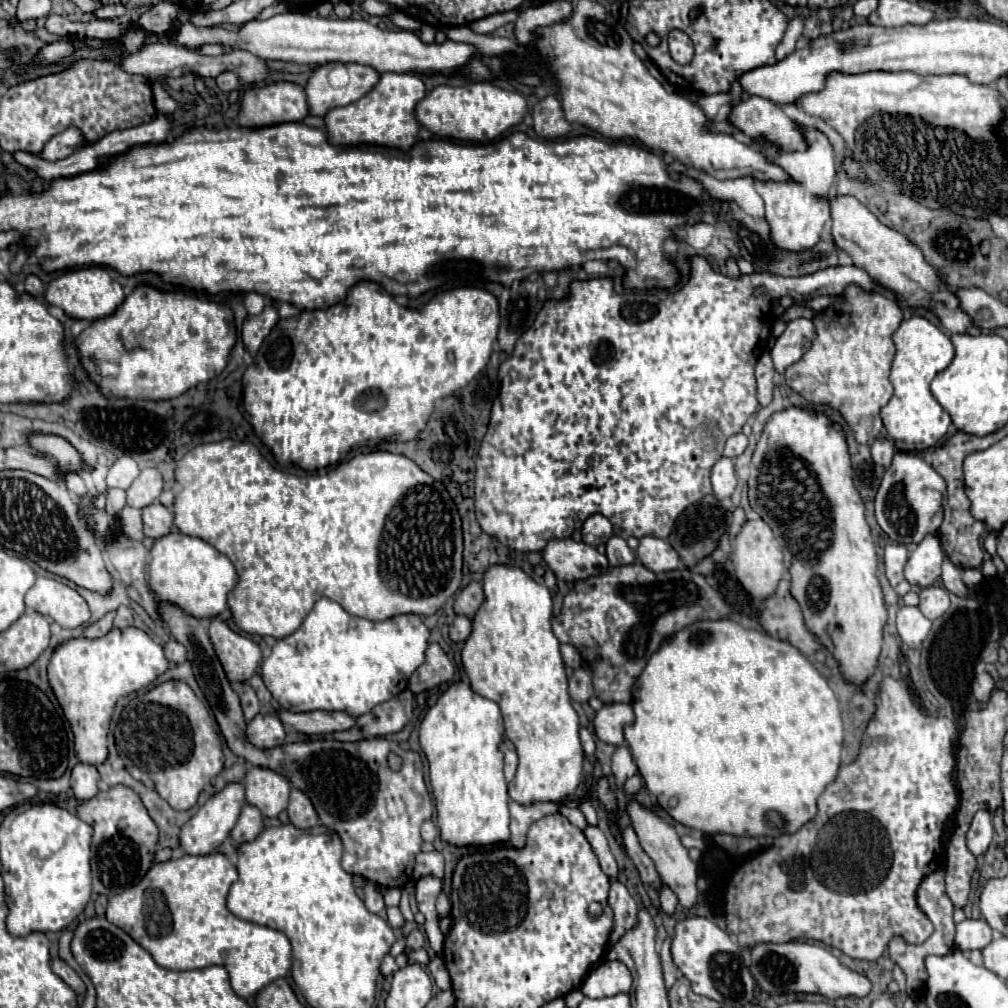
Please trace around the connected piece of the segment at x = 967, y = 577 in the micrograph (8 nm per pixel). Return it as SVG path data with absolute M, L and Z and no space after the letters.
M968 568L963 570L963 582L965 582L969 588L975 588L981 580L983 580L983 574L981 574L979 568Z

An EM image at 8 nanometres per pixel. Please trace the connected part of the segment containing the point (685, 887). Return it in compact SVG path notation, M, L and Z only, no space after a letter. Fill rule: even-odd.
M631 802L629 804L629 816L631 816L631 824L633 824L633 830L637 832L639 836L639 842L643 846L643 850L649 854L649 858L655 862L655 868L663 880L663 884L667 888L671 888L677 898L679 898L679 904L683 908L693 908L695 902L697 902L697 866L695 862L689 858L687 854L687 848L681 844L677 832L659 816L655 816L651 810L645 810L641 808L637 802Z

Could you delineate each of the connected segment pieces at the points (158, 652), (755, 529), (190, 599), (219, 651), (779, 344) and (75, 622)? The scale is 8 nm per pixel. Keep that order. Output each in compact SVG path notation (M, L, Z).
M113 628L101 638L71 638L59 644L49 662L49 684L63 708L75 736L79 762L103 764L107 760L107 732L115 702L133 690L149 686L169 668L163 648L139 628Z
M759 518L743 524L743 530L735 538L733 546L733 564L735 564L735 574L737 580L743 584L743 588L759 600L765 600L775 594L779 580L785 574L785 564L783 564L783 552L779 548L779 542L775 540L771 528Z
M177 532L155 540L151 548L149 586L161 602L177 604L195 618L213 618L227 608L227 596L237 586L237 570L209 542Z
M219 618L211 620L209 636L215 646L215 654L231 682L245 682L257 672L261 664L261 648L253 640L233 632L227 622Z
M807 318L791 320L785 332L775 340L773 348L769 350L775 370L783 372L791 364L795 364L803 356L803 352L807 352L813 338L815 338L815 328L811 320Z
M39 576L33 588L25 596L27 608L53 618L63 628L77 628L89 622L87 602L79 596L75 588L53 578Z

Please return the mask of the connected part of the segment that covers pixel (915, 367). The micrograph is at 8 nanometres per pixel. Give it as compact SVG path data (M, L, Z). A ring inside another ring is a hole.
M923 316L905 318L899 330L893 334L893 342L897 346L897 352L891 364L889 380L895 392L891 400L881 408L881 420L887 436L897 444L899 450L921 452L935 446L951 426L949 414L933 398L929 384L937 372L945 370L951 364L955 350L949 336Z

